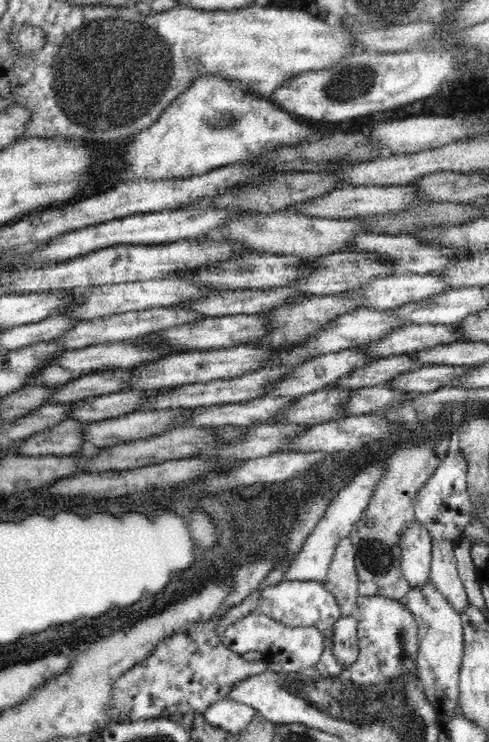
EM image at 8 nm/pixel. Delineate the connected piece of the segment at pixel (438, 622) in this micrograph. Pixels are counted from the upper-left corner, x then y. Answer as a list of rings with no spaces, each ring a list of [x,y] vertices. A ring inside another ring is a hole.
[[[431,579],[425,585],[410,587],[404,603],[418,623],[419,649],[415,659],[419,684],[432,707],[436,709],[440,722],[446,722],[459,704],[459,672],[464,648],[461,614],[434,587]]]

